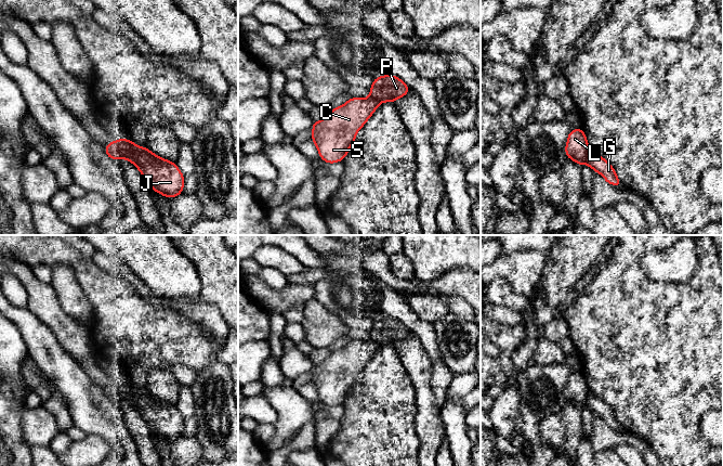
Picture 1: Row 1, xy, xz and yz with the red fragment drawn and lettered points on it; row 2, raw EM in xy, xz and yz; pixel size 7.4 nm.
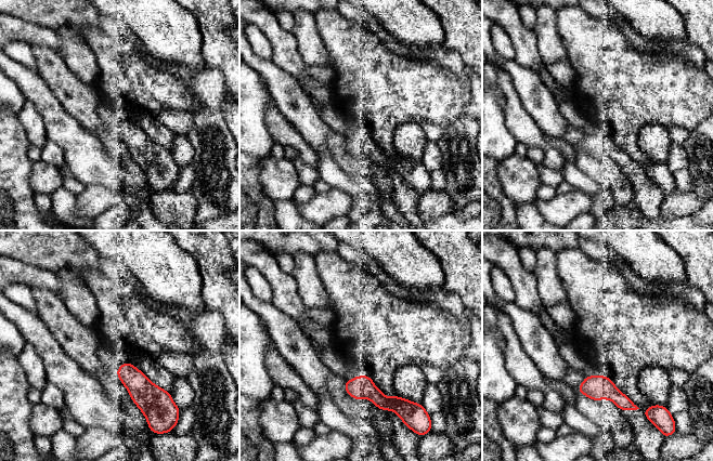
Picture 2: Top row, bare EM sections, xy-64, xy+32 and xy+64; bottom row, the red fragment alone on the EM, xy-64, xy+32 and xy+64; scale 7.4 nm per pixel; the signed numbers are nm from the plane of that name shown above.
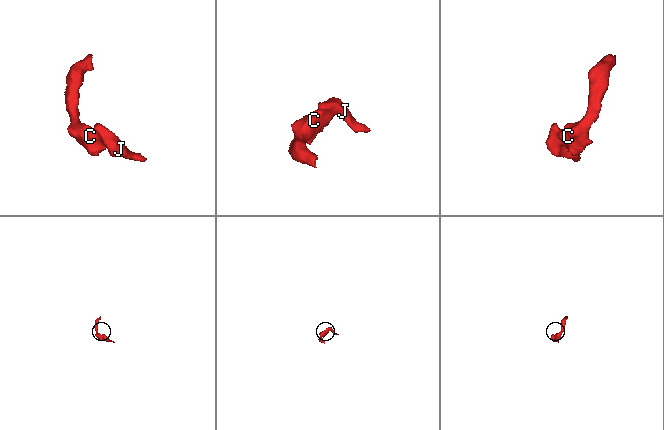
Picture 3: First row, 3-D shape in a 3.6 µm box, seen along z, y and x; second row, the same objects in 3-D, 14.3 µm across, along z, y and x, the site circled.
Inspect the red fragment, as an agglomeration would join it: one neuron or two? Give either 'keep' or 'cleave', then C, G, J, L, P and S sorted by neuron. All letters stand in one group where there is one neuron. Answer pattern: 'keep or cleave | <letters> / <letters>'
cleave | C G S / J L P

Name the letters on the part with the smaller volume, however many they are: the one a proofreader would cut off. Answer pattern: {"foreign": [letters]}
{"foreign": ["J", "L", "P"]}

